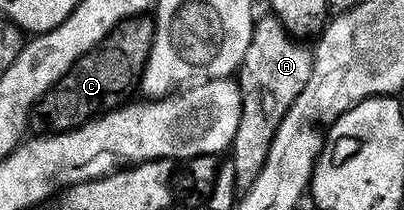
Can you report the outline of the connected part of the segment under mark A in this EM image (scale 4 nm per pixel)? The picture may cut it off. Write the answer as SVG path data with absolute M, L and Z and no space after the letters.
M260 16L256 20L245 59L237 70L239 90L243 92L243 98L237 135L229 150L229 164L235 172L235 187L239 191L253 187L257 175L261 175L261 167L265 167L265 155L269 155L269 147L273 143L273 135L285 111L289 111L293 99L297 99L305 83L309 83L311 74L312 50L308 46L306 49L302 40L292 37L278 17L266 16Z

